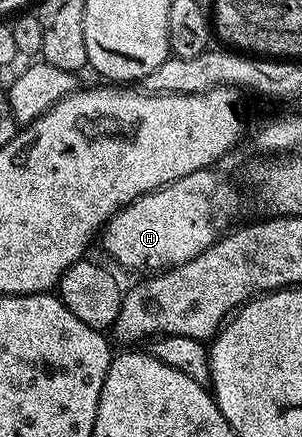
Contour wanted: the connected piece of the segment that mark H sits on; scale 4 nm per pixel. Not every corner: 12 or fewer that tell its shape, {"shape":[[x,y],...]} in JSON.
{"shape":[[215,169],[120,207],[112,261],[158,273],[212,247],[239,207]]}

